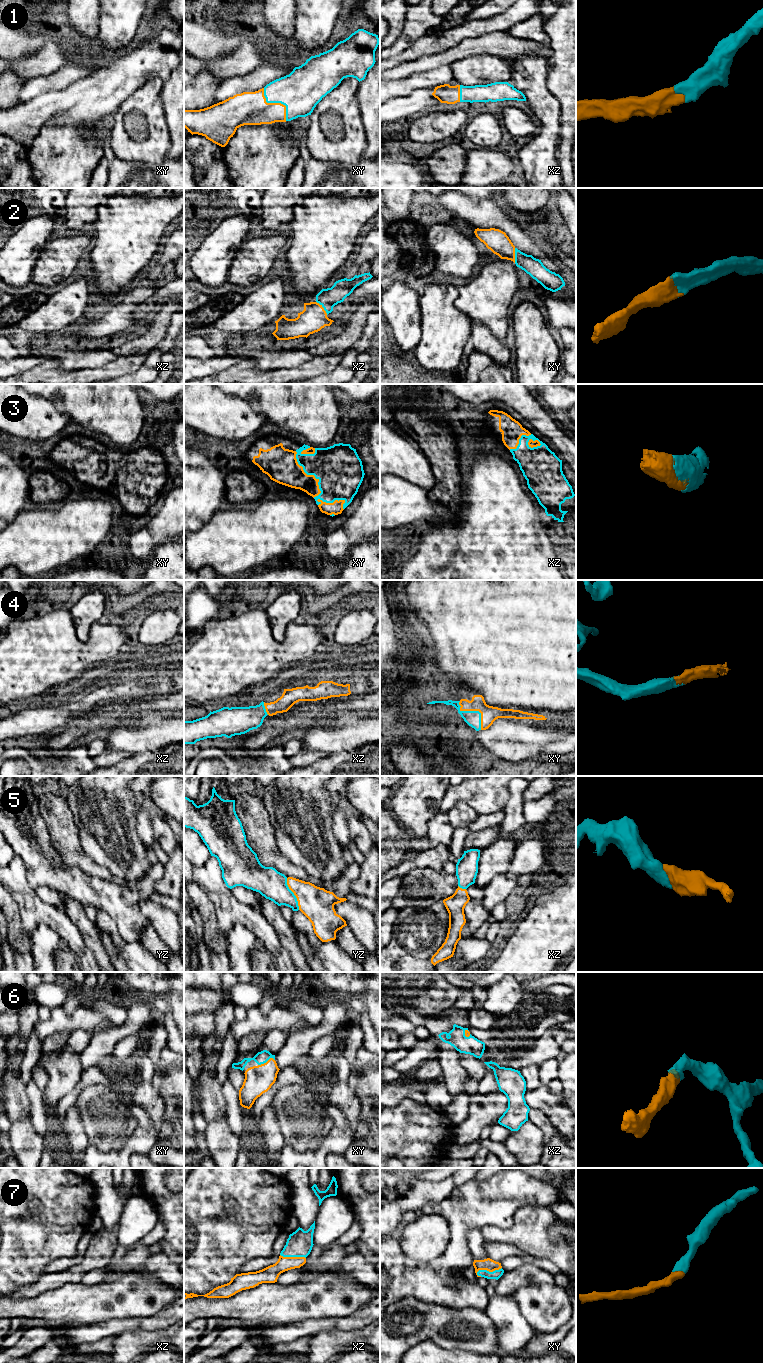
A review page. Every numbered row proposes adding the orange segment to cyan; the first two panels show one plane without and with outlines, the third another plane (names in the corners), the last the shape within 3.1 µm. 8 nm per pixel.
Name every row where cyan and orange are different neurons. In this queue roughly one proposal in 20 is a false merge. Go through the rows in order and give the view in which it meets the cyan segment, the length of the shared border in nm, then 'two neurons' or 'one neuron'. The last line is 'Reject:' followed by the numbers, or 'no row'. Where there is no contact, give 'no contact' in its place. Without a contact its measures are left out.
1: xy | 320 nm | one neuron
2: xz | 140 nm | one neuron
3: xy | 400 nm | one neuron
4: xy | 300 nm | one neuron
5: yz | 280 nm | one neuron
6: xy | 140 nm | one neuron
7: xy | 220 nm | one neuron
Reject: no row

